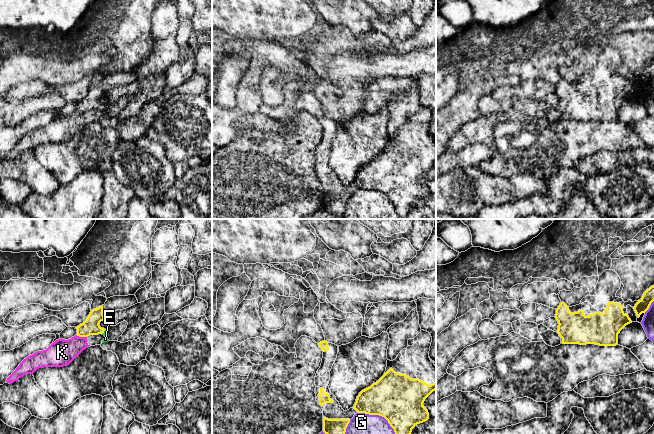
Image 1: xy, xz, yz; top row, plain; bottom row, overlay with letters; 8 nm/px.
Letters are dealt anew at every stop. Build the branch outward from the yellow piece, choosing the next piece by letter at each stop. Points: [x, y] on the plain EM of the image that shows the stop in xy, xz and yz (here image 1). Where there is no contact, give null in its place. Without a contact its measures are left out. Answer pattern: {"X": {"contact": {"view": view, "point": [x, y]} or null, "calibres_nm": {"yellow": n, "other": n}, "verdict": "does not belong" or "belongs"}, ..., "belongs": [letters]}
{"E": {"contact": {"view": "yz", "point": [562, 116]}, "calibres_nm": {"yellow": 260, "other": 20}, "verdict": "belongs"}, "G": {"contact": {"view": "xz", "point": [384, 193]}, "calibres_nm": {"yellow": 380, "other": 420}, "verdict": "does not belong"}, "K": {"contact": {"view": "xy", "point": [81, 112]}, "calibres_nm": {"yellow": 140, "other": 220}, "verdict": "does not belong"}, "belongs": ["E"]}

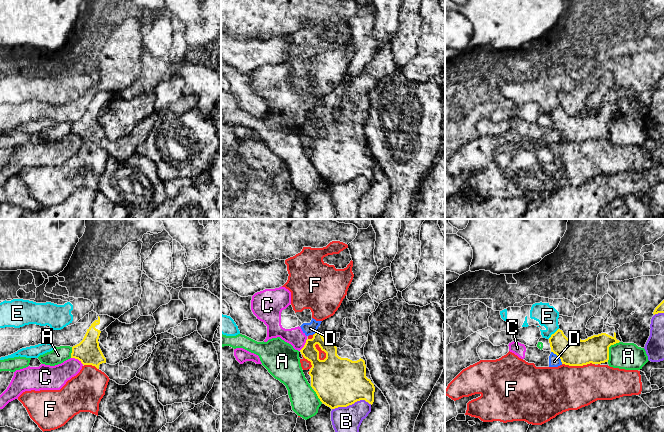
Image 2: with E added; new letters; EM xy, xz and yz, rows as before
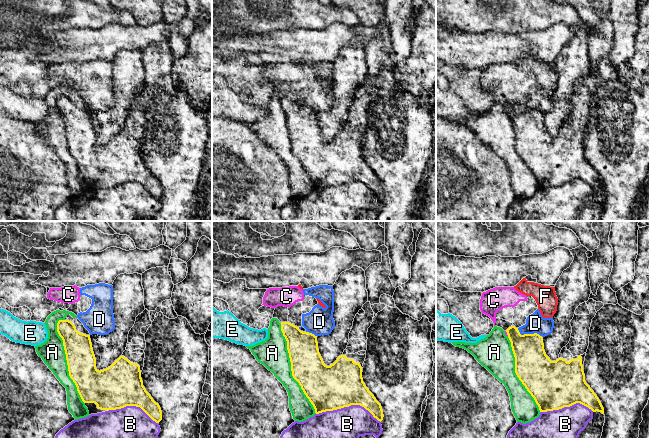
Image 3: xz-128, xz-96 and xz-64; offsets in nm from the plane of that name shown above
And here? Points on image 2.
{"A": {"contact": {"view": "yz", "point": [608, 125]}, "calibres_nm": {"yellow": 220, "other": 220}, "verdict": "does not belong"}, "B": {"contact": {"view": "xz", "point": [351, 180]}, "calibres_nm": {"yellow": 400, "other": 220}, "verdict": "does not belong"}, "C": {"contact": {"view": "xy", "point": [77, 134]}, "calibres_nm": {"yellow": 190, "other": 190}, "verdict": "does not belong"}, "D": {"contact": {"view": "yz", "point": [559, 133]}, "calibres_nm": {"yellow": 220, "other": 100}, "verdict": "does not belong"}, "E": {"contact": {"view": "yz", "point": [554, 109]}, "calibres_nm": {"yellow": 220, "other": 170}, "verdict": "does not belong"}, "F": {"contact": {"view": "xz", "point": [324, 127]}, "calibres_nm": {"yellow": 380, "other": 60}, "verdict": "does not belong"}, "belongs": []}

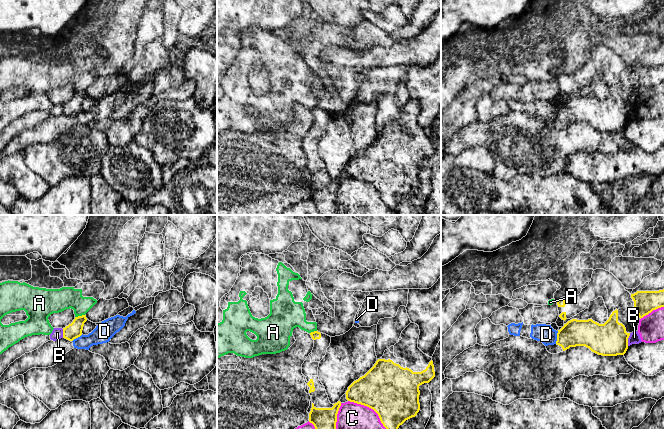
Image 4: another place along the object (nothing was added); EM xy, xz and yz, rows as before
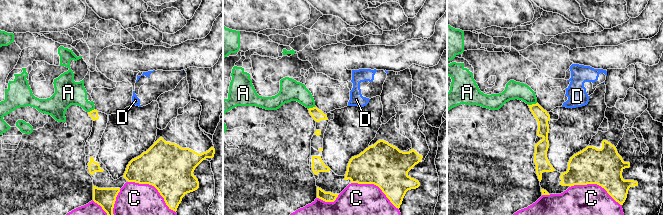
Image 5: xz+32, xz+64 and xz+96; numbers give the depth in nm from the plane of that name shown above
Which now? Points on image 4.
{"A": {"contact": {"view": "xy", "point": [79, 92]}, "calibres_nm": {"yellow": 130, "other": 190}, "verdict": "does not belong"}, "B": {"contact": {"view": "yz", "point": [627, 115]}, "calibres_nm": {"yellow": 280, "other": 90}, "verdict": "does not belong"}, "C": {"contact": {"view": "xz", "point": [374, 186]}, "calibres_nm": {"yellow": 420, "other": 360}, "verdict": "does not belong"}, "D": {"contact": {"view": "yz", "point": [557, 113]}, "calibres_nm": {"yellow": 220, "other": 150}, "verdict": "does not belong"}, "belongs": []}

